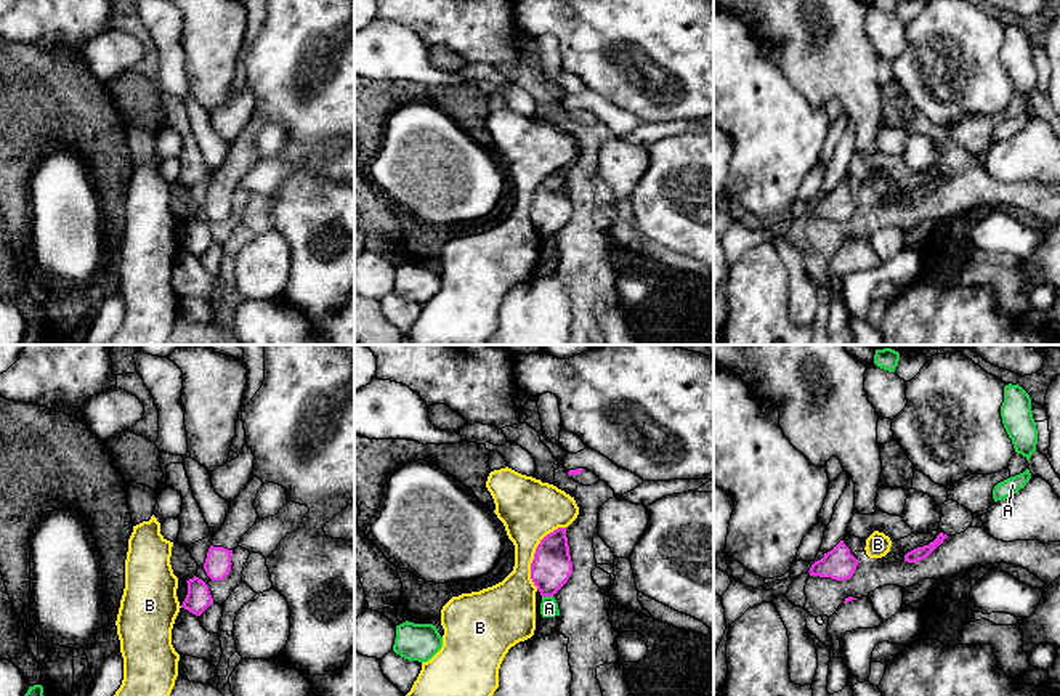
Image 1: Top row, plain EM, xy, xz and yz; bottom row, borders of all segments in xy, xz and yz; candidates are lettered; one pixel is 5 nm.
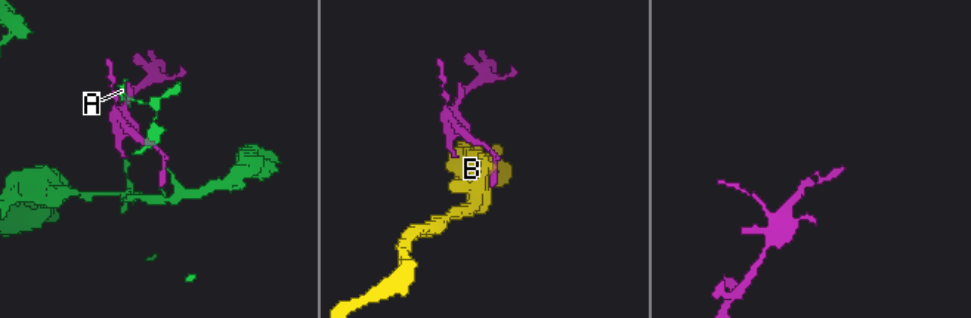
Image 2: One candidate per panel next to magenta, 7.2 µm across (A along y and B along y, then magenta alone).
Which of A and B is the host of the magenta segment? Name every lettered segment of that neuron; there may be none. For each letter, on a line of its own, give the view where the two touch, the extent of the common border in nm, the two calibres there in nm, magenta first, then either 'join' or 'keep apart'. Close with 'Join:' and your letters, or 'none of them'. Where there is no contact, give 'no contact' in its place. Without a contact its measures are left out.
A: meets magenta in xz; contact 60 nm long; 200 nm thick on the magenta side, 100 nm on the other; keep apart
B: meets magenta in xz; contact 360 nm long; 200 nm thick on the magenta side, 300 nm on the other; keep apart
Join: none of them

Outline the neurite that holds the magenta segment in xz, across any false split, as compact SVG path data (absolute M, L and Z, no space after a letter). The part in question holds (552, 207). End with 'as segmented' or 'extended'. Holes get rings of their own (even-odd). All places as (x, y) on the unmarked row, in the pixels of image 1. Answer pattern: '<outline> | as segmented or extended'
M558 168L537 186L531 204L531 220L542 237L553 237L568 223L571 213L566 168Z | as segmented

